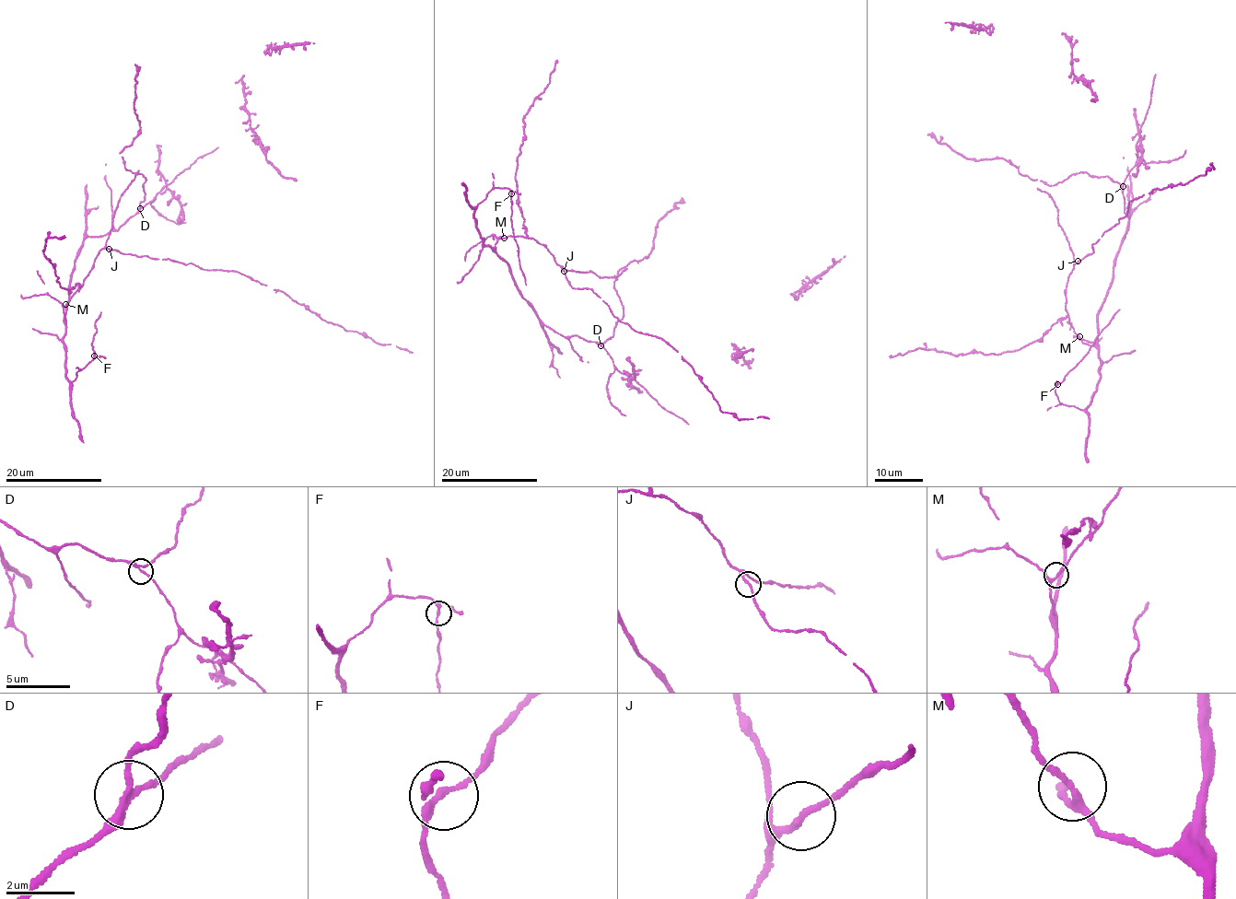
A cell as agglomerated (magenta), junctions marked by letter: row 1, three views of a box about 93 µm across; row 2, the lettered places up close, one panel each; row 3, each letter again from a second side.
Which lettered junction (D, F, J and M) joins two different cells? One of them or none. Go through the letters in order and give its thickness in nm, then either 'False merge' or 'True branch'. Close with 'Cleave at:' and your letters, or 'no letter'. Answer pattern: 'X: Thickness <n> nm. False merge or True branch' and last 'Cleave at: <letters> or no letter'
D: Thickness 160 nm. True branch
F: Thickness 160 nm. True branch
J: Thickness 140 nm. True branch
M: Thickness 190 nm. True branch
Cleave at: no letter

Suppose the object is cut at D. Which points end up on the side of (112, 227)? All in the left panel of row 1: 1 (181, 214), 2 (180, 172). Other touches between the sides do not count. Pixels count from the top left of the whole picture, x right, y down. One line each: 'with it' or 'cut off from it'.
1: with it
2: cut off from it

